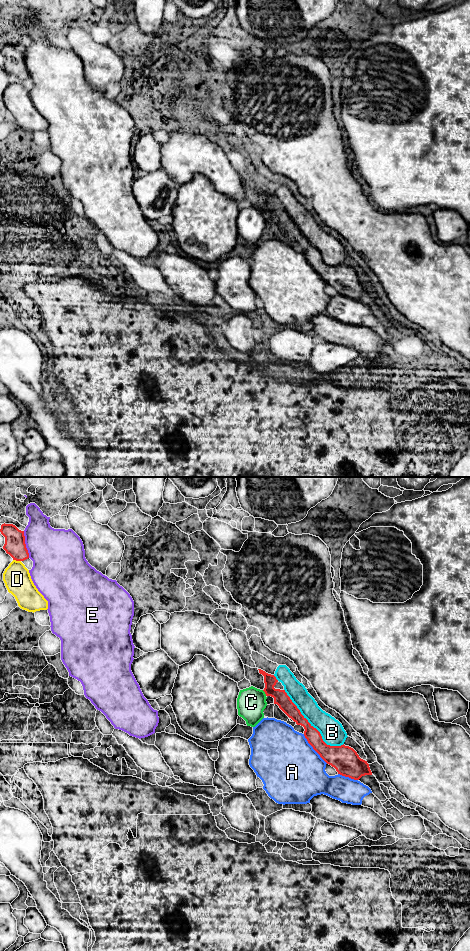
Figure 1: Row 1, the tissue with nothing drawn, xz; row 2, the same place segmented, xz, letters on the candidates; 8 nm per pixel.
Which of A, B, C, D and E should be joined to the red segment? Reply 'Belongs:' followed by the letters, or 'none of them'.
Belongs: none of them

